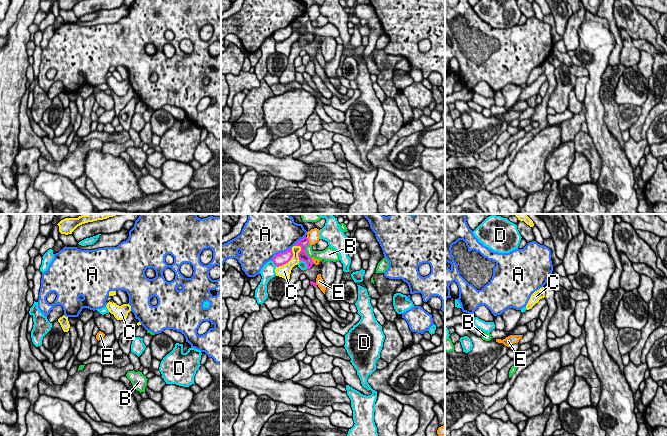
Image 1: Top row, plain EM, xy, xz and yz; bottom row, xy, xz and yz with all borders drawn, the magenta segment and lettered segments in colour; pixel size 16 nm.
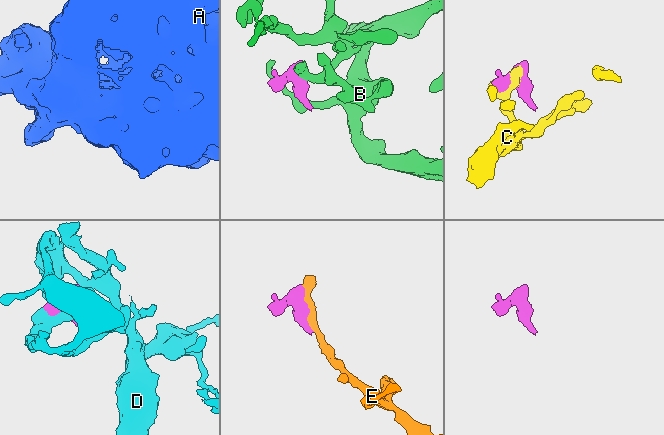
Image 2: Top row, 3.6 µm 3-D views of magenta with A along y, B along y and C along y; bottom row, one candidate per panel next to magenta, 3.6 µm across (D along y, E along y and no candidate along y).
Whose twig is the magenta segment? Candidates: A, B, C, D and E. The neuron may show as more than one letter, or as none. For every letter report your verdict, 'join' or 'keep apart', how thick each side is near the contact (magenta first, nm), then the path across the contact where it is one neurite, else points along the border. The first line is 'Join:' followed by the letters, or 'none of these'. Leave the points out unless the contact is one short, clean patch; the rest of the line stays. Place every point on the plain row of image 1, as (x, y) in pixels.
Join: none of these
A: keep apart | 200/480 nm
B: keep apart | 140/140 nm | along xz (308, 19), (305, 28), (311, 34)
C: keep apart | 200/220 nm
D: keep apart | 140/140 nm
E: keep apart | 140/200 nm

